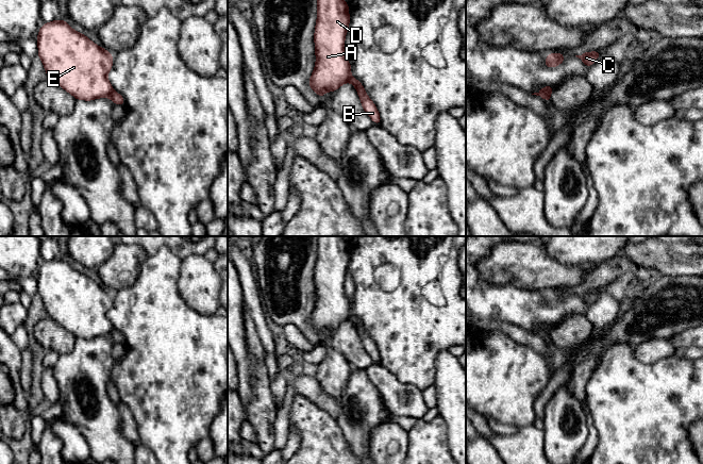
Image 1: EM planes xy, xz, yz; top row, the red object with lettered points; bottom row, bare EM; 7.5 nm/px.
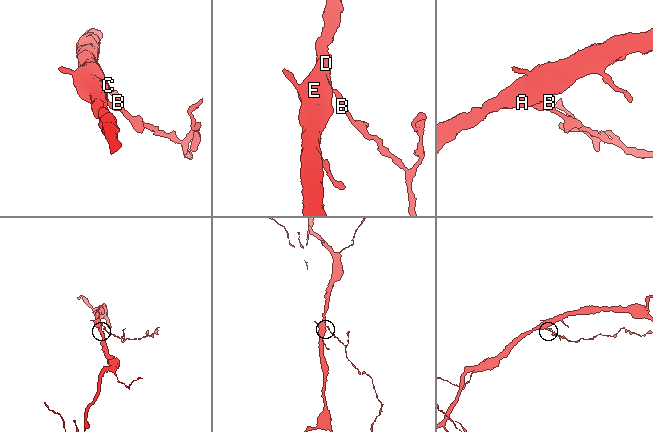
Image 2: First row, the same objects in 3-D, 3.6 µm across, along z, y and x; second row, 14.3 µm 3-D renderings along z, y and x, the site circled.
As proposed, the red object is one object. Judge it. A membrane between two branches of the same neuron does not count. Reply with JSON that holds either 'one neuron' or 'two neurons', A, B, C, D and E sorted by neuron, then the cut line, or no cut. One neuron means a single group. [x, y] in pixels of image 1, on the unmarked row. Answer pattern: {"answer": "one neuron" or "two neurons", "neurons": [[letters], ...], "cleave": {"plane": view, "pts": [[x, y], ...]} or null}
{"answer": "two neurons", "neurons": [["A", "C", "D", "E"], ["B"]], "cleave": {"plane": "xy", "pts": [[113, 328], [109, 335]]}}

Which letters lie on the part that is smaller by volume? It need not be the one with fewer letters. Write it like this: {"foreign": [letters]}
{"foreign": ["B"]}

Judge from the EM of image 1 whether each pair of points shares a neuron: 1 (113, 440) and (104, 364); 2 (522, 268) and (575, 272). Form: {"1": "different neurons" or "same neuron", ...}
{"1": "same neuron", "2": "same neuron"}

